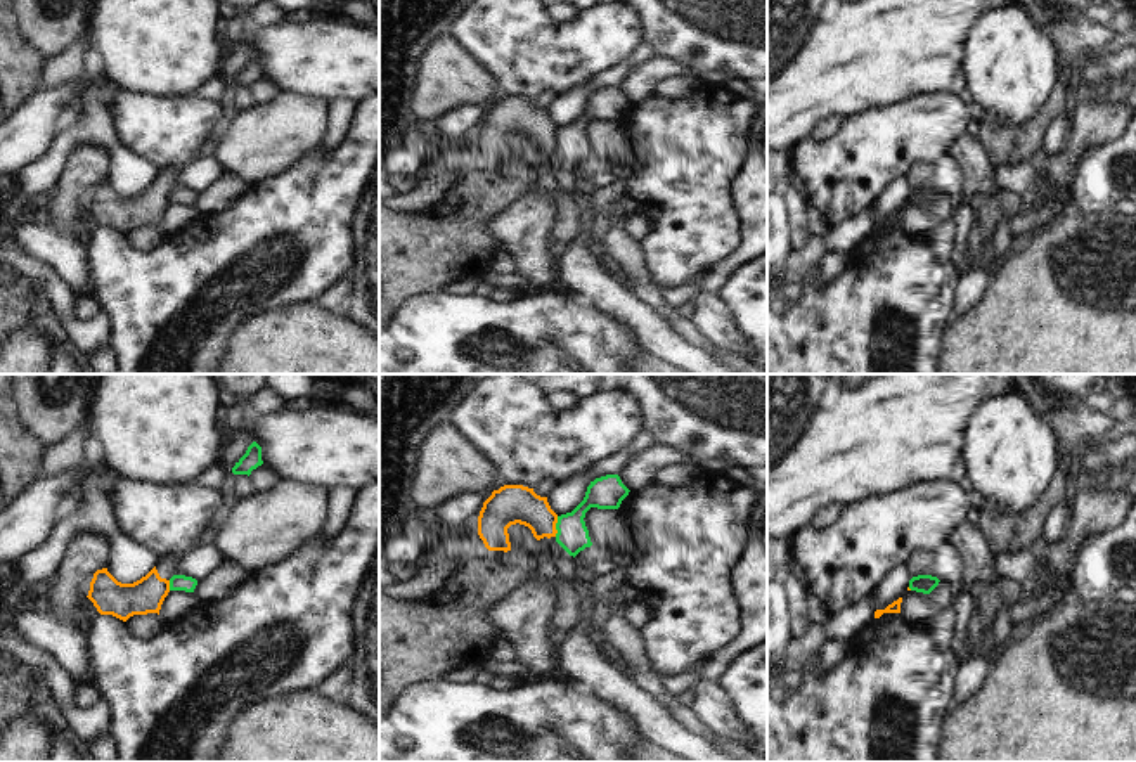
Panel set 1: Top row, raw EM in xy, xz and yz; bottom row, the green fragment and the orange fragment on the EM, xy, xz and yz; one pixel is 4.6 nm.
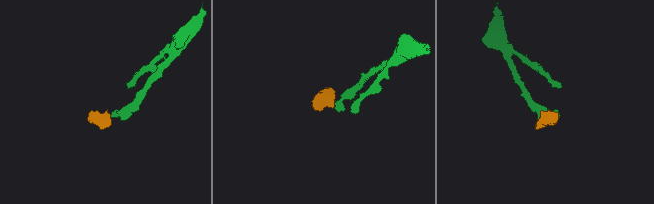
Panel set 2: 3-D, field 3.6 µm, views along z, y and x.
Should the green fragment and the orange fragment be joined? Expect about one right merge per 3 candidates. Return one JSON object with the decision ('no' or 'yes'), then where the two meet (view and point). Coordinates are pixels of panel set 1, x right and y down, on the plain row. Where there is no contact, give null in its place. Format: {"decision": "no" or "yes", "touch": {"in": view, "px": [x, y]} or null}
{"decision": "no", "touch": {"in": "xz", "px": [556, 139]}}

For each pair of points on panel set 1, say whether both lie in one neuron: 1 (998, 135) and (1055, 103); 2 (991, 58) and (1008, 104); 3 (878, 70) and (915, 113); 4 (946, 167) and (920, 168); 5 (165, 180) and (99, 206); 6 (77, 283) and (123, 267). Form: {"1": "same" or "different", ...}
{"1": "same", "2": "same", "3": "different", "4": "same", "5": "same", "6": "different"}

